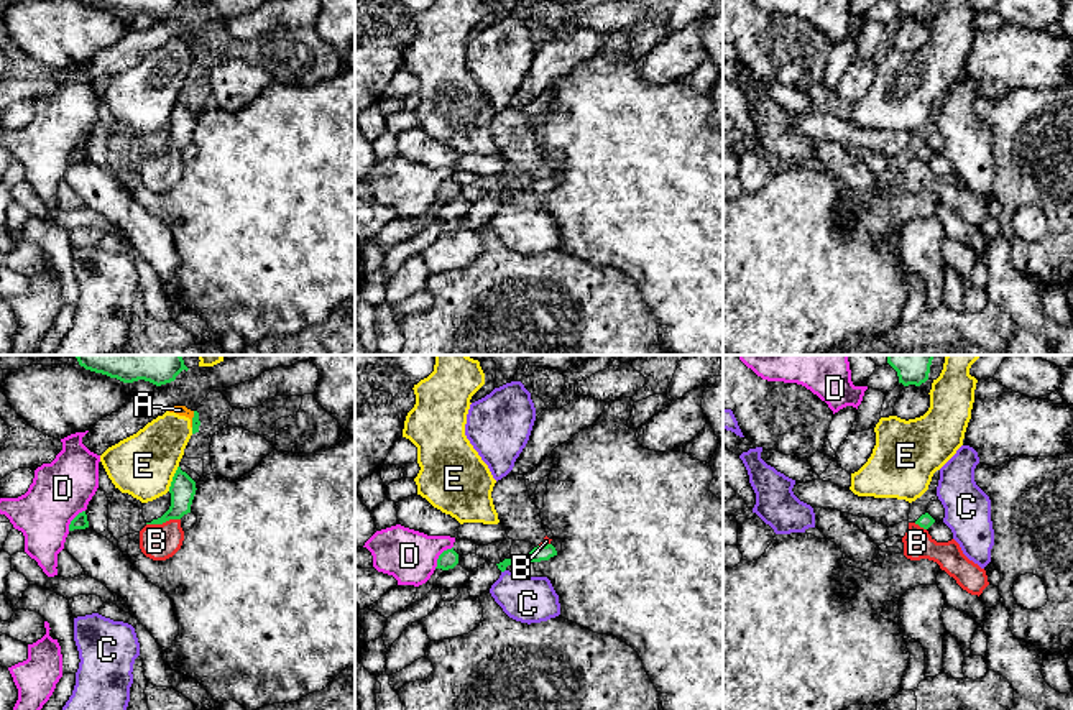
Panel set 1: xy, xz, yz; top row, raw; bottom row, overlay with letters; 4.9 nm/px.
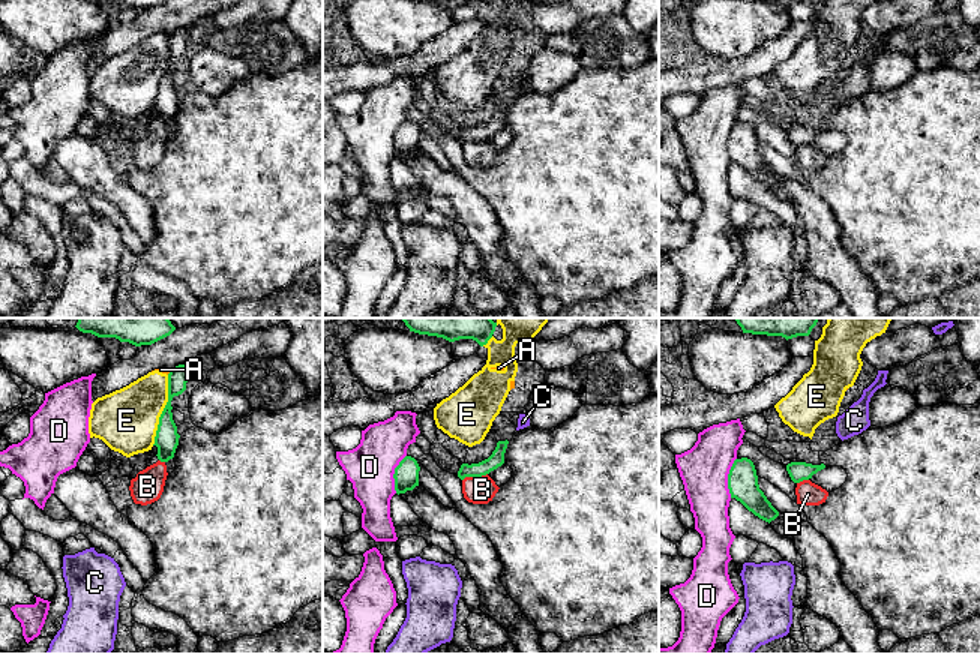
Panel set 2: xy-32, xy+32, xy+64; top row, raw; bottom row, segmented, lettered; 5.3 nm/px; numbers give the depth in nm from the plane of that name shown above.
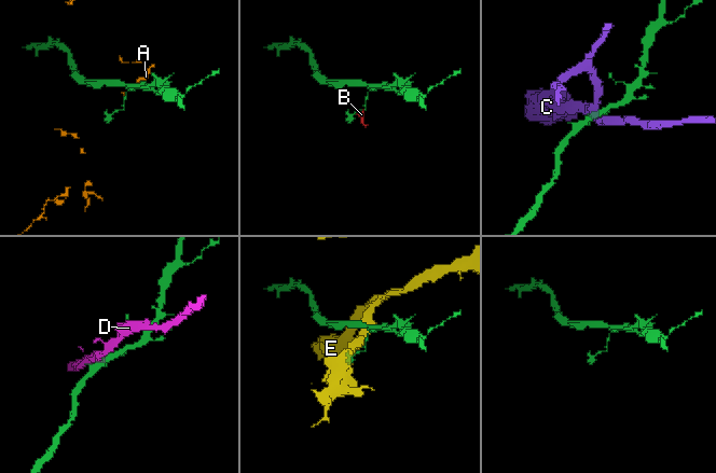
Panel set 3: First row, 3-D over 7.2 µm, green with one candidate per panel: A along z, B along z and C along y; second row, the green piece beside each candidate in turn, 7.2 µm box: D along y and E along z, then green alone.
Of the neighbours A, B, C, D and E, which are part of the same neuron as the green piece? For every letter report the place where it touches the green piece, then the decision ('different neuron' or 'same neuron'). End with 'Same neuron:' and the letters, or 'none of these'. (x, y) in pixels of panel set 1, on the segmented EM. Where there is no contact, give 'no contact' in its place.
A: meets green in xy at (193, 419); different neuron
B: meets green in xy at (163, 521); different neuron
C: meets green in xz at (503, 571); different neuron
D: meets green in xz at (439, 556); different neuron
E: meets green in xy at (173, 479); different neuron
Same neuron: none of these

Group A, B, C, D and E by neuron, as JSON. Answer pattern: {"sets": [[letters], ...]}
{"sets": [["A", "E"], ["B"], ["C"], ["D"]]}

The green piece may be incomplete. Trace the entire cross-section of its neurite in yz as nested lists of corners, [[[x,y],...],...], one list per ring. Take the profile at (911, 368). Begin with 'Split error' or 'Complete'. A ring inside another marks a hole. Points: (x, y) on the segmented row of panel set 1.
Complete. [[[887,355],[887,363],[897,371],[904,386],[920,386],[928,380],[933,355]]]

